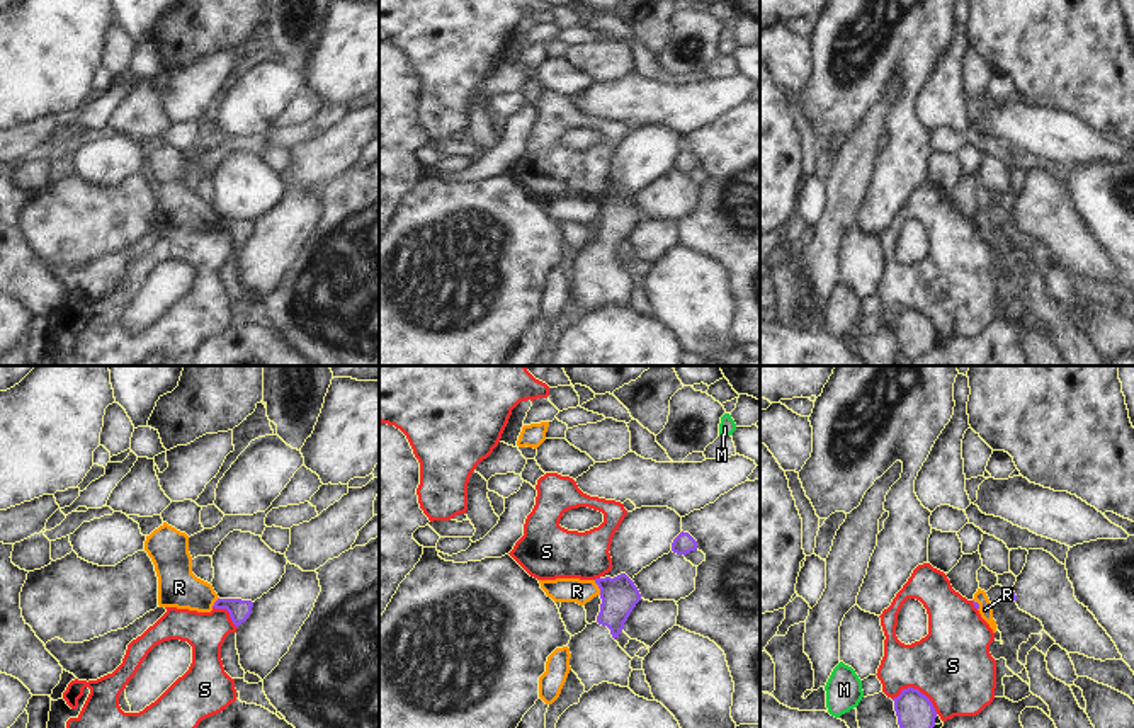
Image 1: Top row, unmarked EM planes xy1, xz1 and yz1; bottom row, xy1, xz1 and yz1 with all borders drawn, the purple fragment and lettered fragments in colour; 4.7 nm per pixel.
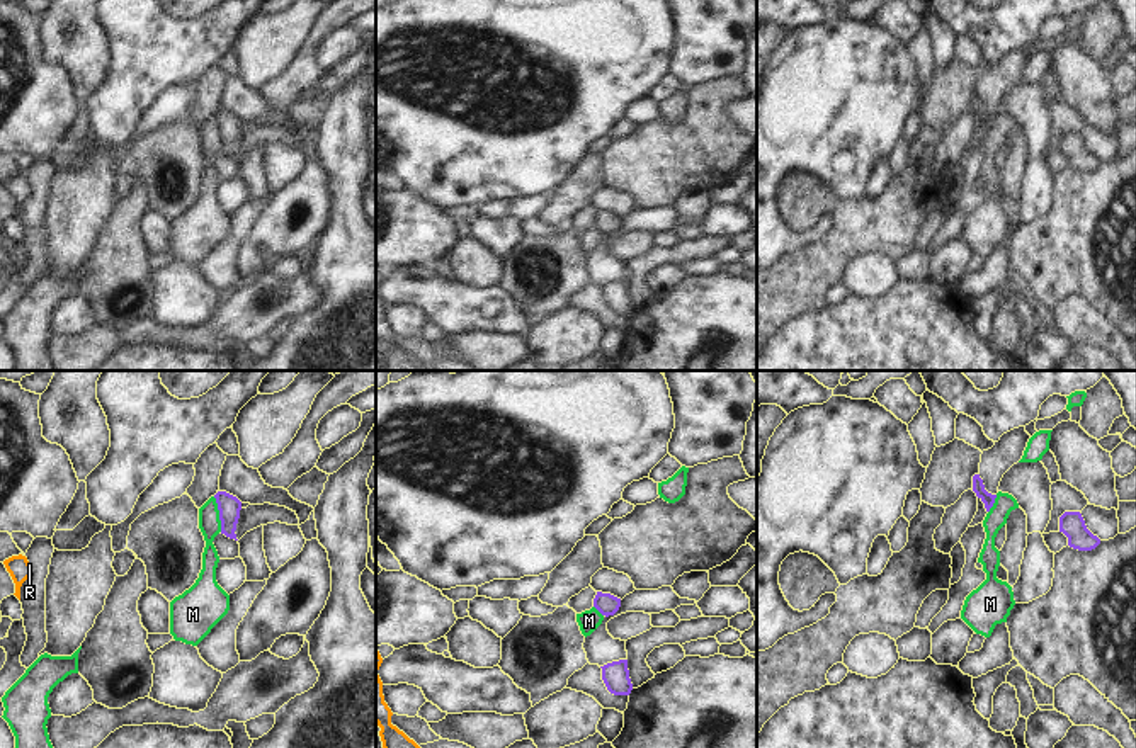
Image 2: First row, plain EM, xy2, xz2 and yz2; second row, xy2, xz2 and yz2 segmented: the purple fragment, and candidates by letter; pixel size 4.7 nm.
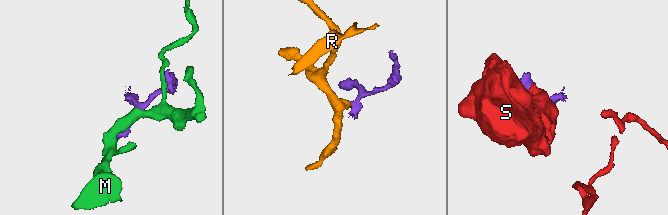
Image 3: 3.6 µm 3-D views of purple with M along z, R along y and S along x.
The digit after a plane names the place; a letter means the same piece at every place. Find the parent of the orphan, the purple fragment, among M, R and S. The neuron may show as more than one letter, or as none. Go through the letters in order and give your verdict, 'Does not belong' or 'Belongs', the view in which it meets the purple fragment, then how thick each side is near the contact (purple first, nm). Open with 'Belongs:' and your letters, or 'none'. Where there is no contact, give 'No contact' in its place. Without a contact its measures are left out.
Belongs: none
M: Does not belong. Touches purple in xy2. Thickness 110 nm (purple) against 110 nm
R: Does not belong. Touches purple in xz1. Thickness 180 nm (purple) against 110 nm
S: Does not belong. Touches purple in yz1. Thickness 180 nm (purple) against 380 nm.

